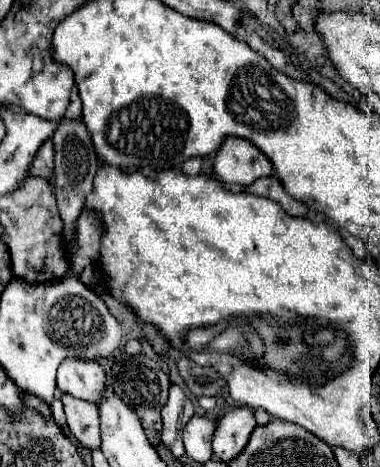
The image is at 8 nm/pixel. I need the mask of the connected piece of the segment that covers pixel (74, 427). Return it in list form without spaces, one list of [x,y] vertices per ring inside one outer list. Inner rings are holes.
[[[72,394],[60,396],[66,412],[66,422],[70,432],[90,450],[100,448],[100,422],[98,408],[92,402],[76,398]]]

